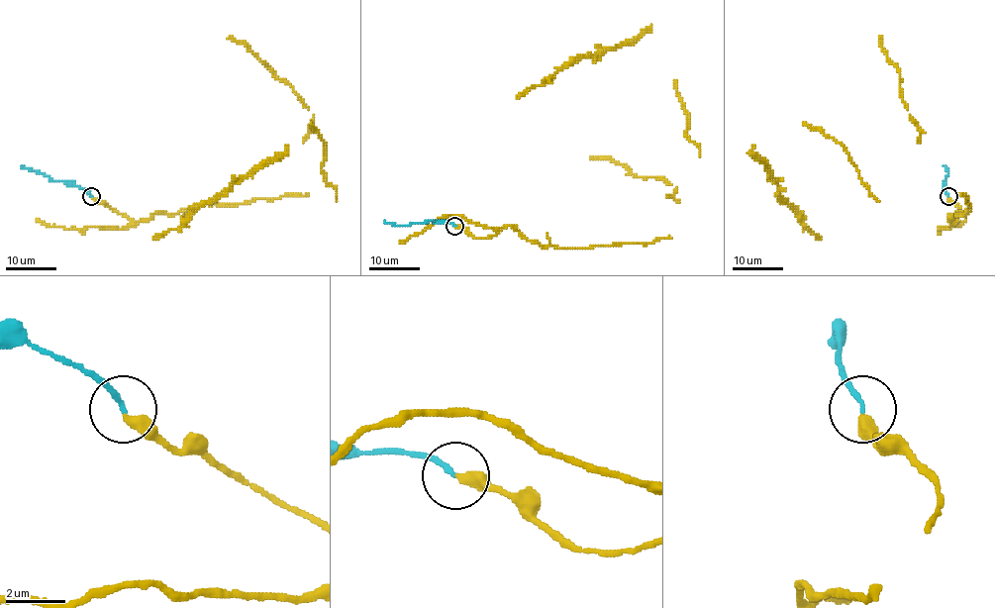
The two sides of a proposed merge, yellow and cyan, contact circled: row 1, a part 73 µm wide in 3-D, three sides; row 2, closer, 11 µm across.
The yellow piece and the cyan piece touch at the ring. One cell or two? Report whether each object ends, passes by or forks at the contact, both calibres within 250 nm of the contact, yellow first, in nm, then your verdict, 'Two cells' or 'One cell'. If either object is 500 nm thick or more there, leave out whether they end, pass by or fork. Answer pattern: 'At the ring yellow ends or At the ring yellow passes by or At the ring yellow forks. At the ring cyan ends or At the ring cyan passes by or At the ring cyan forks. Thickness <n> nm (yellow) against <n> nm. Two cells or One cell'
At the ring yellow ends. At the ring cyan ends. Thickness 380 nm (yellow) against 170 nm. One cell

